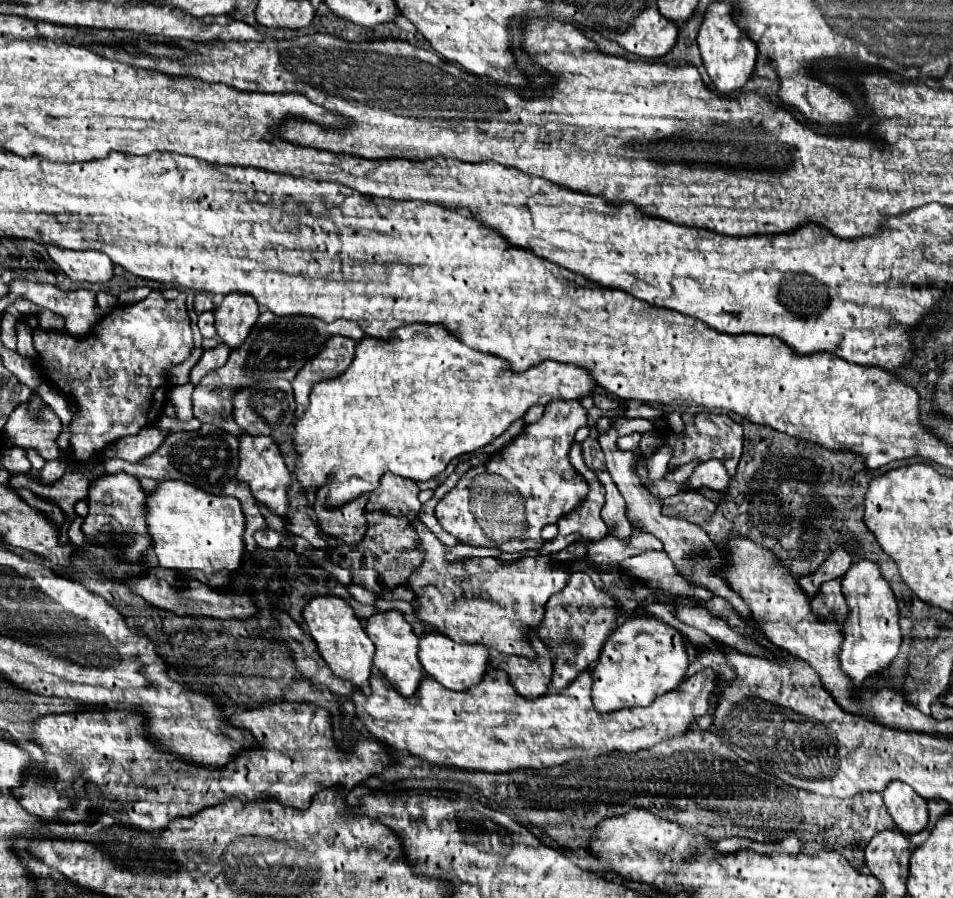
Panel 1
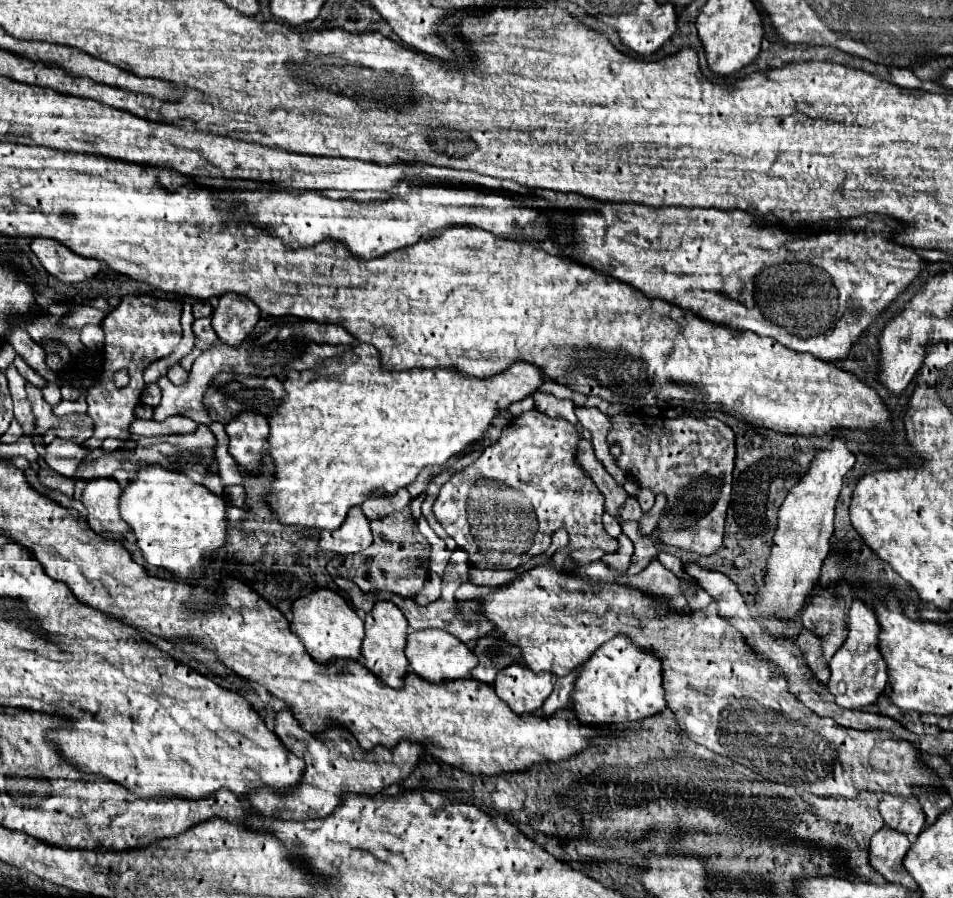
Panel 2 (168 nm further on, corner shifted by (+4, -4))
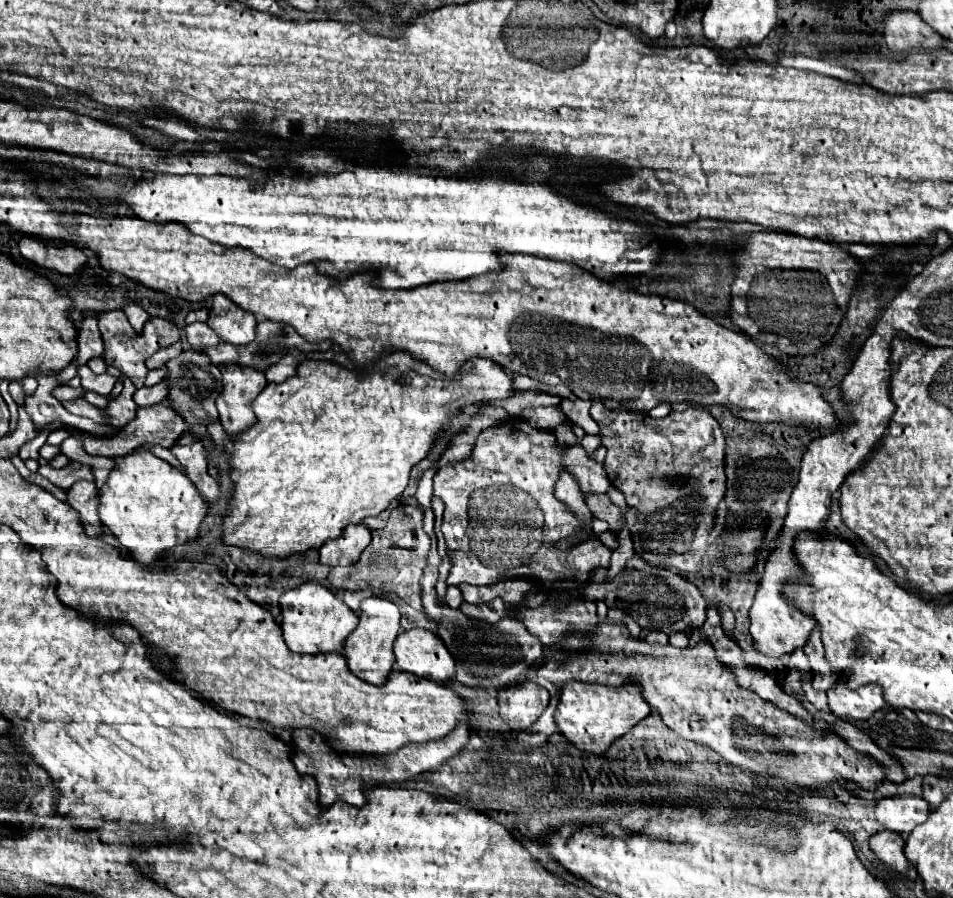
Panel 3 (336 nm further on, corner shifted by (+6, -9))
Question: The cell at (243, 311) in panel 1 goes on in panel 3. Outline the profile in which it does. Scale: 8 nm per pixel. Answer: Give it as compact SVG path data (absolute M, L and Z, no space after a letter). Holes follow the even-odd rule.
M213 296L207 324L229 344L249 344L255 338L257 320L253 314L235 306L227 296Z

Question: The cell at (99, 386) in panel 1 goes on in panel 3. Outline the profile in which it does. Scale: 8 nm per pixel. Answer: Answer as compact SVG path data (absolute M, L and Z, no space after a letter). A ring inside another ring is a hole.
M111 310L111 312L103 312L99 314L99 326L103 326L103 338L105 338L105 364L107 366L119 366L121 374L127 376L135 388L143 386L143 380L147 376L147 366L145 360L147 356L153 356L157 350L171 346L173 342L179 340L179 330L171 320L163 320L163 318L149 318L143 326L141 332L135 332L127 320L127 316L121 310Z

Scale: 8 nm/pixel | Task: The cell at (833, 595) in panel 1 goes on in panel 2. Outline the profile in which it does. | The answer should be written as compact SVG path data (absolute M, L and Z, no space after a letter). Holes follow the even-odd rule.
M803 629L795 643L801 647L807 665L813 671L815 678L826 685L830 678L830 670L829 665L823 659L823 643L821 643L821 639L817 635L809 633L807 629Z

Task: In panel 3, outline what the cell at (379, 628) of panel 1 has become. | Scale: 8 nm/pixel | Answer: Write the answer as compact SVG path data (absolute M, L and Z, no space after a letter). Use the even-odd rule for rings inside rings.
M367 598L363 602L361 614L359 614L359 624L357 628L345 638L345 648L343 648L343 656L347 658L347 666L349 670L359 676L365 682L371 684L383 684L395 664L395 654L393 654L393 642L399 634L399 622L401 620L401 612L395 604L381 600L381 598Z

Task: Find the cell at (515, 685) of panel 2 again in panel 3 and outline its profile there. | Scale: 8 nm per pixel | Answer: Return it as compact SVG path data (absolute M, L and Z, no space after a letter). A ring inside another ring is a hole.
M519 684L499 690L497 700L503 722L513 732L521 732L529 728L529 724L537 722L537 716L541 716L541 712L547 708L549 692L531 684Z

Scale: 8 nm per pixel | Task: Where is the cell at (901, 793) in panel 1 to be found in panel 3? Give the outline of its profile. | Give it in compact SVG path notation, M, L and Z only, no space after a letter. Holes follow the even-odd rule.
M891 796L877 800L875 818L887 830L909 834L917 824L923 824L929 816L929 804L919 796Z

